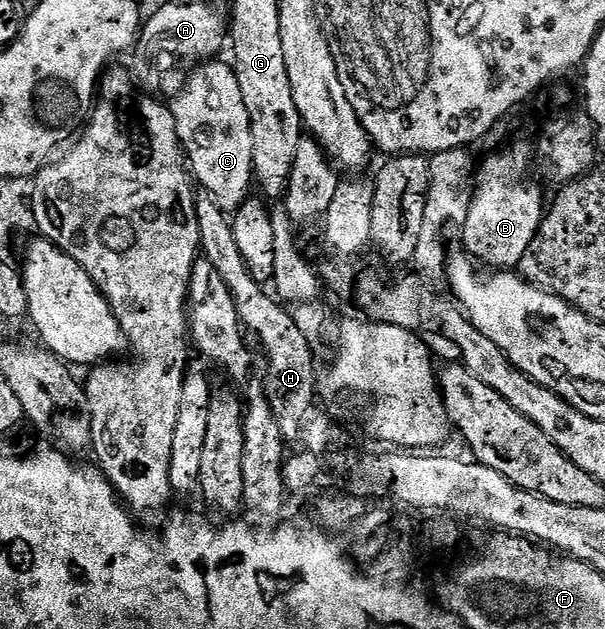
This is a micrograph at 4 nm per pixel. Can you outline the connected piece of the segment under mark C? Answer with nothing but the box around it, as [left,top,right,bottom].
[168,62,255,213]

